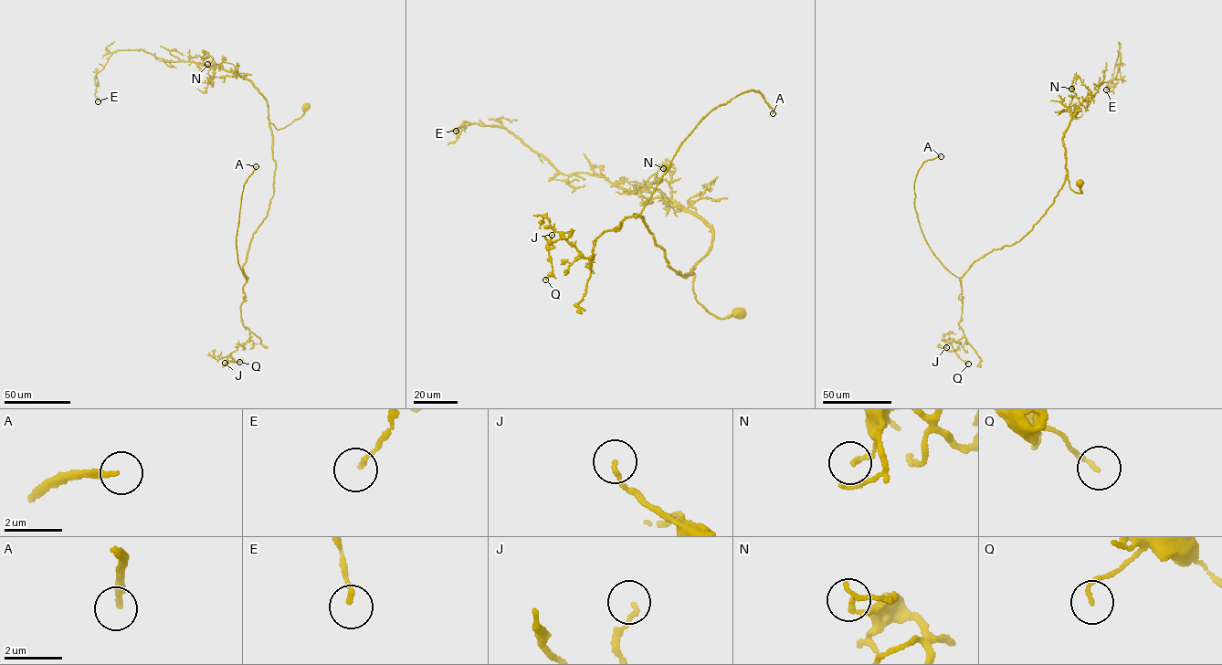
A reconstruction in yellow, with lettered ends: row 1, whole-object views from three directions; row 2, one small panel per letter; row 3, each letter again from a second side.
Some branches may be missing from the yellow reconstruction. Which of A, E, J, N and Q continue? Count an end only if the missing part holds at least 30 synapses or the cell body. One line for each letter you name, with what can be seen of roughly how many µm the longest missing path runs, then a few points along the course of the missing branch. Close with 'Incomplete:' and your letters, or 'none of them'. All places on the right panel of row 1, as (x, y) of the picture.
A: 90 µm | (941, 156), (980, 136), (979, 129), (989, 118), (1012, 110), (1021, 114)
Incomplete: A

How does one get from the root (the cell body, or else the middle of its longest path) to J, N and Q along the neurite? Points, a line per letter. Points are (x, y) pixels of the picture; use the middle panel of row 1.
J: (739, 313), (708, 312), (639, 214), (589, 262), (552, 235)
N: (739, 313), (721, 319), (697, 300), (692, 269), (711, 248), (712, 230), (672, 201), (671, 177), (663, 168)
Q: (739, 313), (708, 312), (694, 268), (668, 267), (639, 214), (595, 238), (589, 262), (552, 242), (545, 279)

